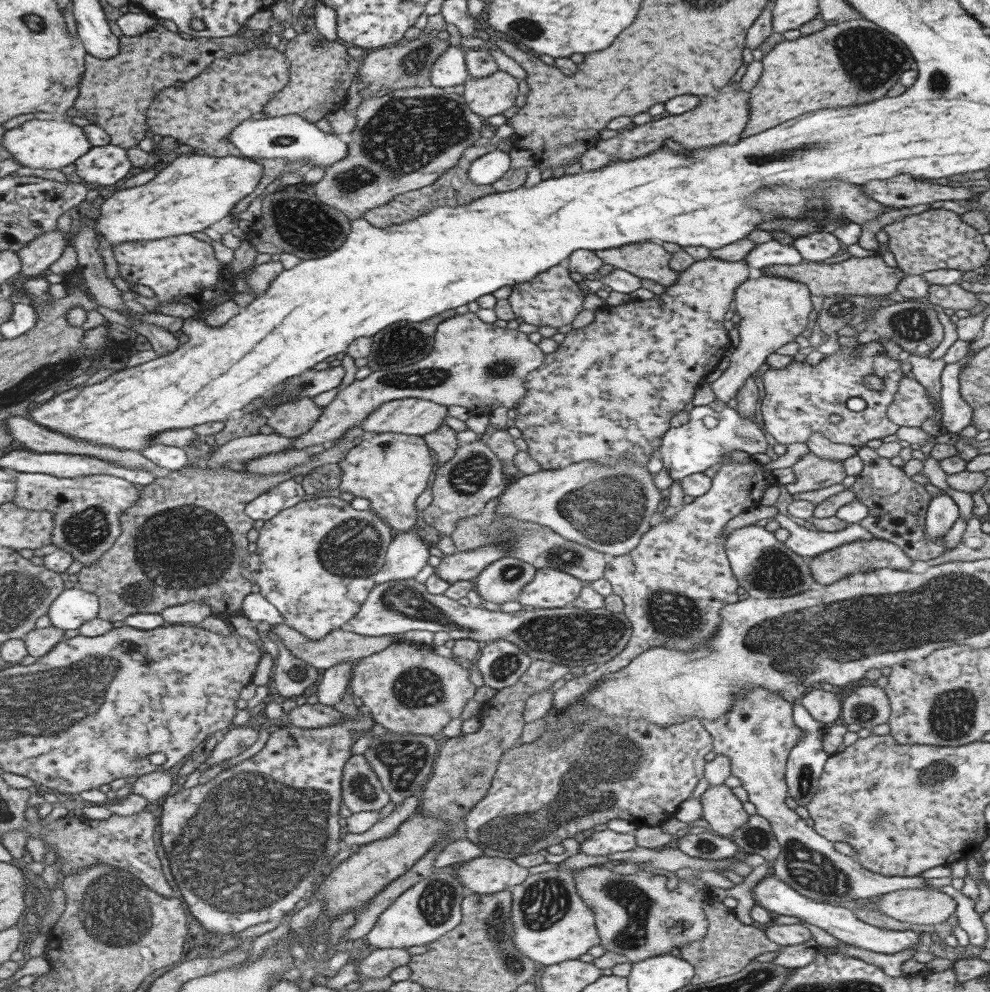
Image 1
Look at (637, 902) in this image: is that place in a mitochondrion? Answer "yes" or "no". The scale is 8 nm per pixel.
yes

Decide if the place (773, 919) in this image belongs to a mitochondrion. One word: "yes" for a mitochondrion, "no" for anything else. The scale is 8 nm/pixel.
no

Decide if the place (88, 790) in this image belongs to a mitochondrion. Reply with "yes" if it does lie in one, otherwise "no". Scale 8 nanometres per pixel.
no

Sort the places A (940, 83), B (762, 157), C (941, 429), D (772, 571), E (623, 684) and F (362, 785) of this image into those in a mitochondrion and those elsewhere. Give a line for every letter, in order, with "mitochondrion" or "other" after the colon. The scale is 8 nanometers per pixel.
A: mitochondrion
B: mitochondrion
C: other
D: mitochondrion
E: other
F: mitochondrion

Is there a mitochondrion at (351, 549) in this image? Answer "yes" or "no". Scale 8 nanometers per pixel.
yes

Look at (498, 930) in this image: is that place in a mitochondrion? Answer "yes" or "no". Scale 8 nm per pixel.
yes

